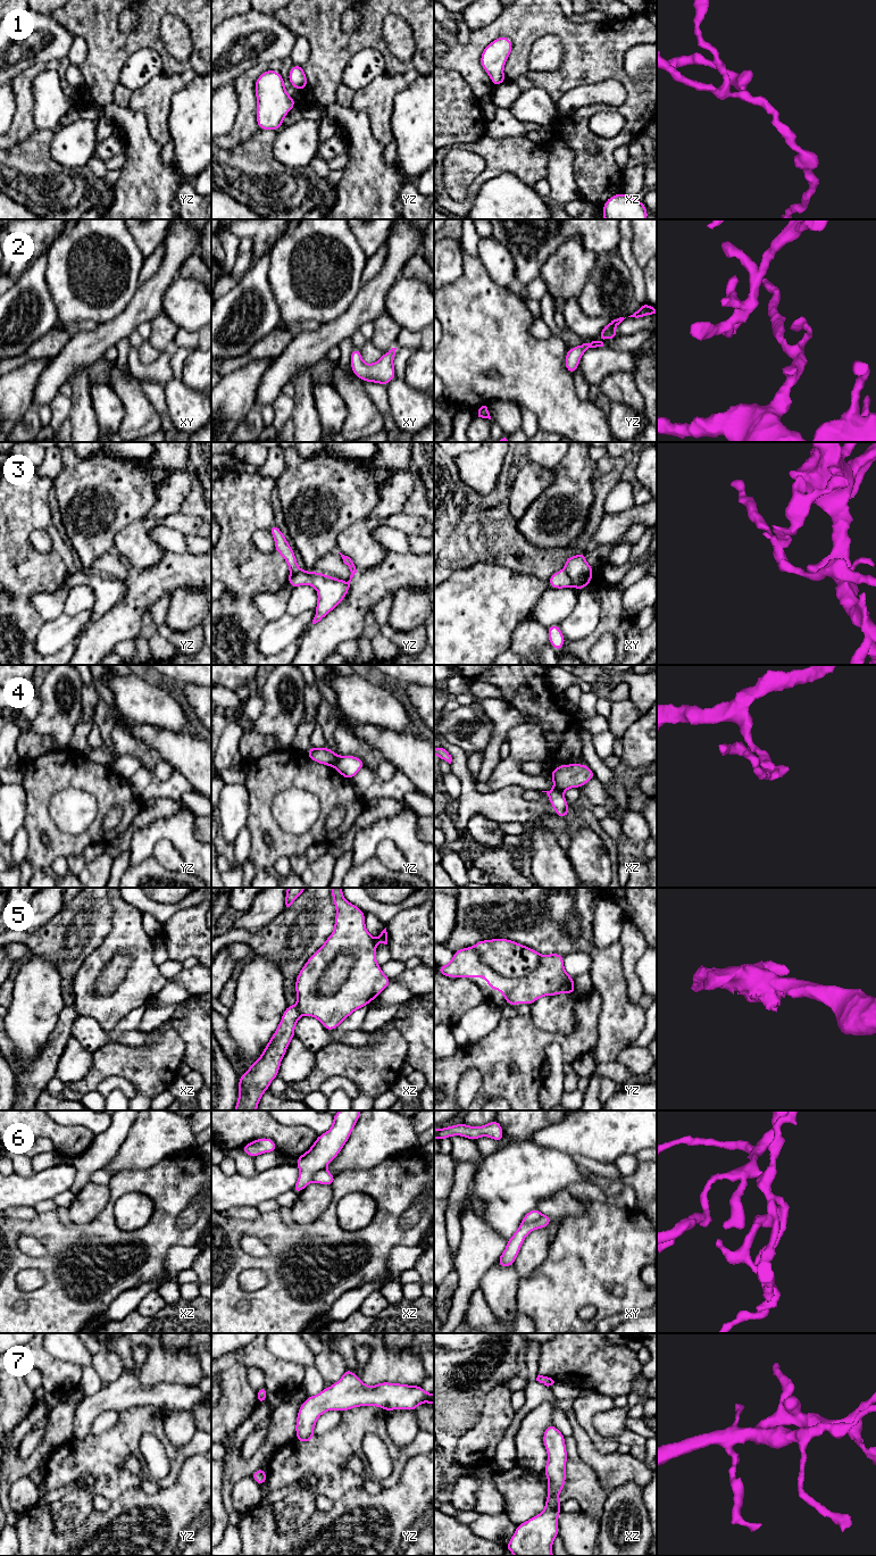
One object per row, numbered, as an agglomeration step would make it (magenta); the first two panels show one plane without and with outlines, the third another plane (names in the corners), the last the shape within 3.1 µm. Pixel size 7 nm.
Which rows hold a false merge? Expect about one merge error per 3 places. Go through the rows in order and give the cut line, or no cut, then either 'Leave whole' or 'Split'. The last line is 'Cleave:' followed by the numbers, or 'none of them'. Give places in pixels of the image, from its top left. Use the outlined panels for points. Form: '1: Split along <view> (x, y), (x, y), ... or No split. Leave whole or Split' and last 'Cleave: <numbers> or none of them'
1: No split. Leave whole
2: No split. Leave whole
3: Split along yz (306, 571), (290, 575). Split
4: Split along yz (338, 756), (333, 766). Split
5: Split along xz (351, 953), (353, 964), (347, 979), (334, 992), (320, 995). Split
6: Split along xy (542, 1215), (535, 1221), (522, 1223). Split
7: No split. Leave whole
Cleave: 3, 4, 5, 6

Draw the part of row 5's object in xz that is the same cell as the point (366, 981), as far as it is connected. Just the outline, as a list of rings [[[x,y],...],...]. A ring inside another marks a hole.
[[[332,888],[332,898],[336,907],[334,931],[306,962],[294,985],[301,1015],[317,1018],[327,1031],[335,1030],[354,1010],[367,1006],[391,984],[391,979],[382,972],[381,966],[376,963],[376,940],[365,926],[365,912],[344,899],[342,888]],[[340,954],[352,954],[354,956],[350,973],[335,993],[331,996],[320,995],[318,982],[326,967]]]

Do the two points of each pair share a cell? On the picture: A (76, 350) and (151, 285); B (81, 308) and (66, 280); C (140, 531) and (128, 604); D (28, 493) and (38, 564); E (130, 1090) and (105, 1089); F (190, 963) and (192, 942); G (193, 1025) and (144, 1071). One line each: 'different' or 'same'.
A: same
B: same
C: different
D: same
E: same
F: different
G: different

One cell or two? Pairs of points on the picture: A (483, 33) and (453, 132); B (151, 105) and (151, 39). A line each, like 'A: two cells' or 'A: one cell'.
A: two cells
B: two cells

